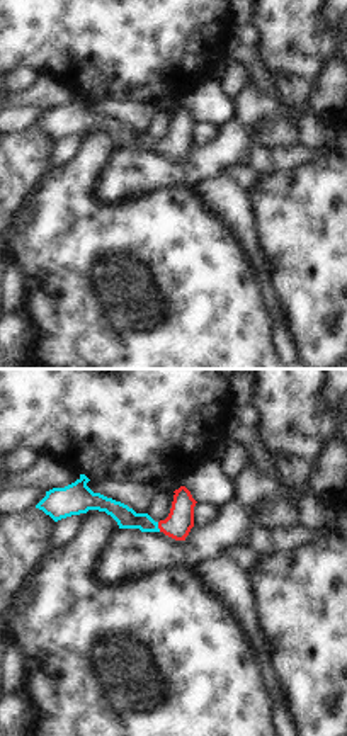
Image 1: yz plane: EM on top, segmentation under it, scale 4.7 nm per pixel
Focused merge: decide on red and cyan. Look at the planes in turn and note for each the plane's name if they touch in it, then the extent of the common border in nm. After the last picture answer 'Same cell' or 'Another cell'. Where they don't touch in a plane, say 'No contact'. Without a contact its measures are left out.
Touches red in yz. Shared border 50 nm.

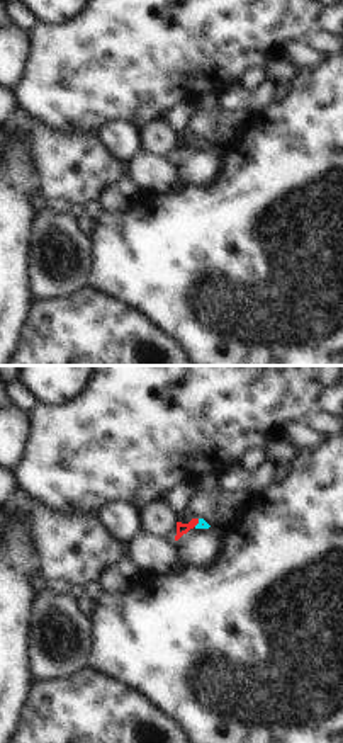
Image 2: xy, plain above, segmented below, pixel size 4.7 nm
Touches red in xy. Shared border 50 nm.

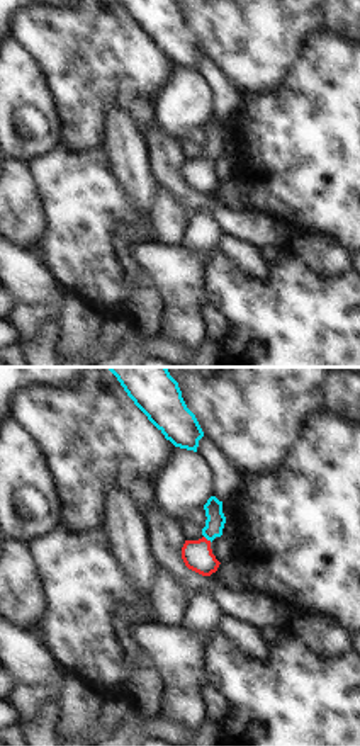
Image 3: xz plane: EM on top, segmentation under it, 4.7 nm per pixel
Touches red in xz. Shared border 50 nm.

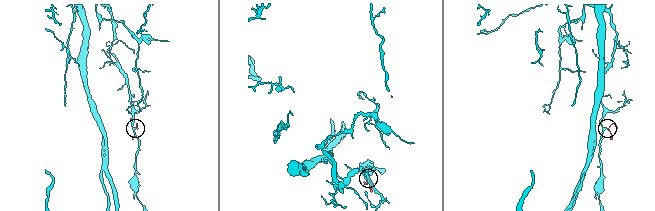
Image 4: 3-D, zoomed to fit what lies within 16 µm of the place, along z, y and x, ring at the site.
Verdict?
Same cell.

